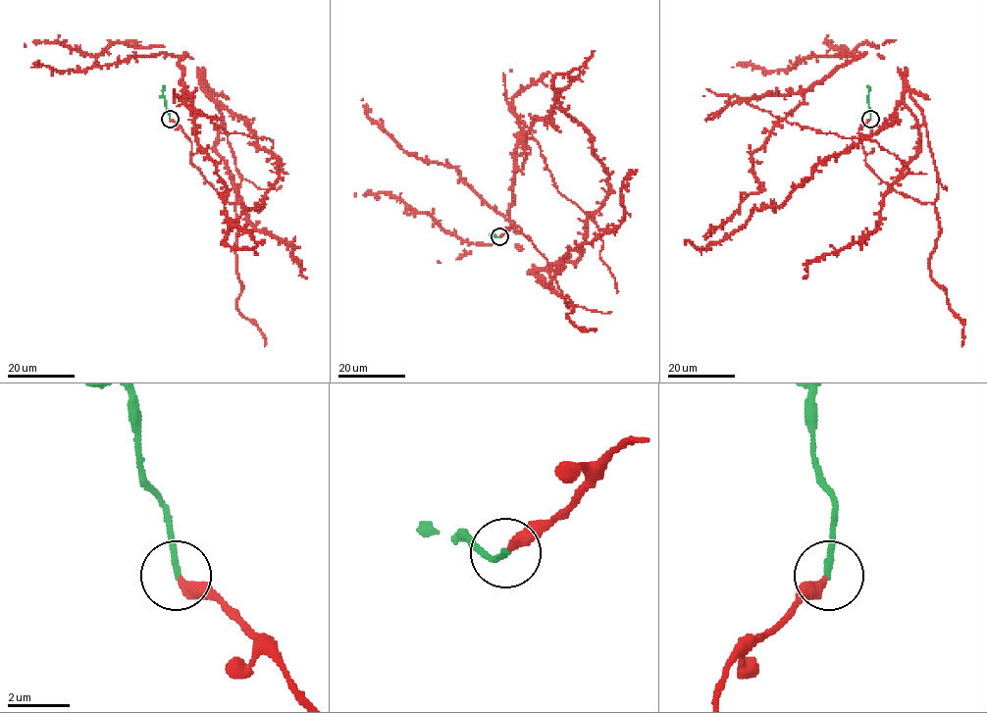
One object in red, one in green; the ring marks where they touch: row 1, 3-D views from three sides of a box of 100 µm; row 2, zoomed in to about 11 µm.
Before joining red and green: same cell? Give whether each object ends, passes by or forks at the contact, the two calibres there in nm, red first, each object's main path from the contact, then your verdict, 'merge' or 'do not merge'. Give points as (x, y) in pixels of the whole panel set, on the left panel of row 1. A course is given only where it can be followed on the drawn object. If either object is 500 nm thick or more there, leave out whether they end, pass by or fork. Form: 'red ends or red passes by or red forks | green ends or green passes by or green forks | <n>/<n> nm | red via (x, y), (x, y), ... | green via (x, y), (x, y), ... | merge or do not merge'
red ends | green ends | 360/220 nm | red via (170, 118), (229, 203), (217, 105), (278, 159), (227, 236), (185, 93), (273, 141), (286, 174) | green via (169, 118), (163, 85) | merge

